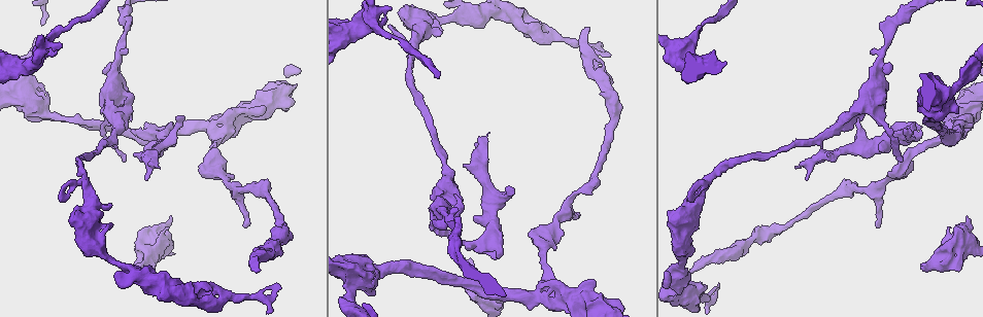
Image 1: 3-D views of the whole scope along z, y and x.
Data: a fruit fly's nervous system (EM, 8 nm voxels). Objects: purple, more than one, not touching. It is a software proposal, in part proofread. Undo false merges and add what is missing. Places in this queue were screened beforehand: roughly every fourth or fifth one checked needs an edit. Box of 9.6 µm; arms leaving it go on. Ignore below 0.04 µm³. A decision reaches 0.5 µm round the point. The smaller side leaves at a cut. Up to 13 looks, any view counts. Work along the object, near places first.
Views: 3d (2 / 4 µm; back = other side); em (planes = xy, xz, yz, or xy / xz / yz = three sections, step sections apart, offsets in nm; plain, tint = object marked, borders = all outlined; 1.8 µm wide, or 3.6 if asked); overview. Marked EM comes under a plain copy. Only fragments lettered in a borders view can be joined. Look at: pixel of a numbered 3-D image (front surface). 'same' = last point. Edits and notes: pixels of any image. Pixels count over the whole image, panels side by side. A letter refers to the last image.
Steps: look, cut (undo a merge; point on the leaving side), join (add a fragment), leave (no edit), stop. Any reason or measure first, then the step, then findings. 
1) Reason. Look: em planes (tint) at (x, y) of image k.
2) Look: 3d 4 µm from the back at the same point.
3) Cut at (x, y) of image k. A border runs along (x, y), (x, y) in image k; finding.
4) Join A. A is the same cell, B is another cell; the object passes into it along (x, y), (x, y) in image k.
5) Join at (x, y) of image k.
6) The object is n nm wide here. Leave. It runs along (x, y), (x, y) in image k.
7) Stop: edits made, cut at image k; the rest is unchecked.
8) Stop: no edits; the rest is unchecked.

Narrows sharply. Look: em planes (borders) at (112, 260) of image 1.

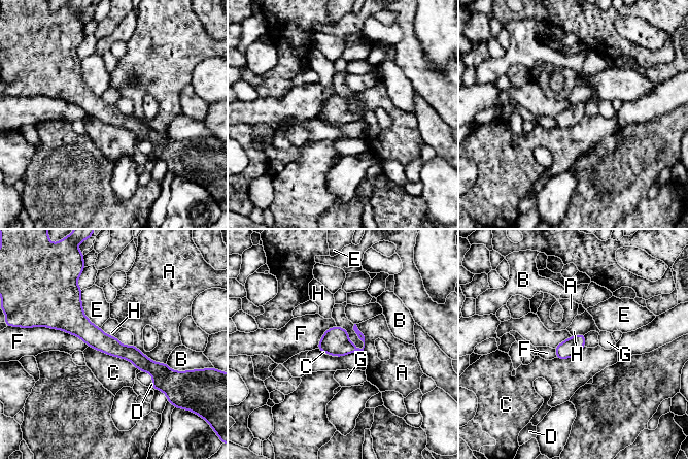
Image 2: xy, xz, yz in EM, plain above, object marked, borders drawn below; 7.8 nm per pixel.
Leave. A, B, C, D, E, F, G and H are other cells; it runs along (55, 323), (76, 323), (167, 372) in image 2; continuous, no second neuron.

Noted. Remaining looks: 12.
Thick turns thin. Look: em planes (tint) at (701, 28) of image 1.

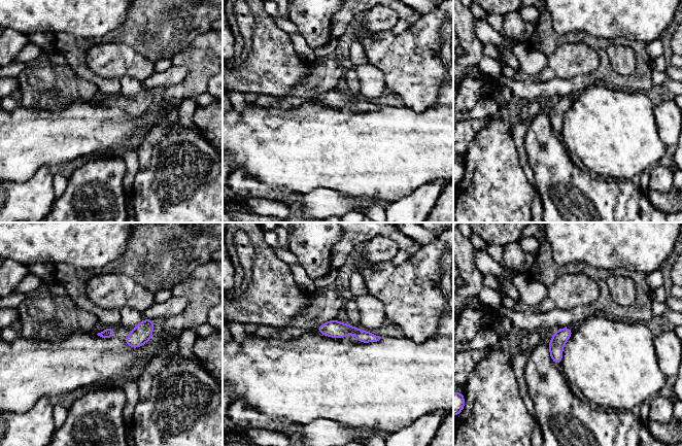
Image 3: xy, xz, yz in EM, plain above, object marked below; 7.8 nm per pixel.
Look: em planes (borders) at the same point.

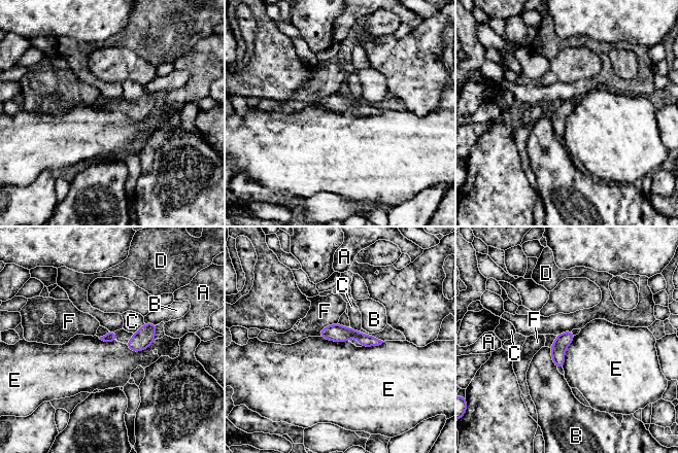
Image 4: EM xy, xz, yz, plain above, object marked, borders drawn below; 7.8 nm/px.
Leave. A, B, C, D, E and F are other cells; a border runs along (155, 340), (138, 351), (125, 344) in image 4; continuous, no second neuron.

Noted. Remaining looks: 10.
Branch stops here. Look: em planes (borders) at (134, 153) of image 1.

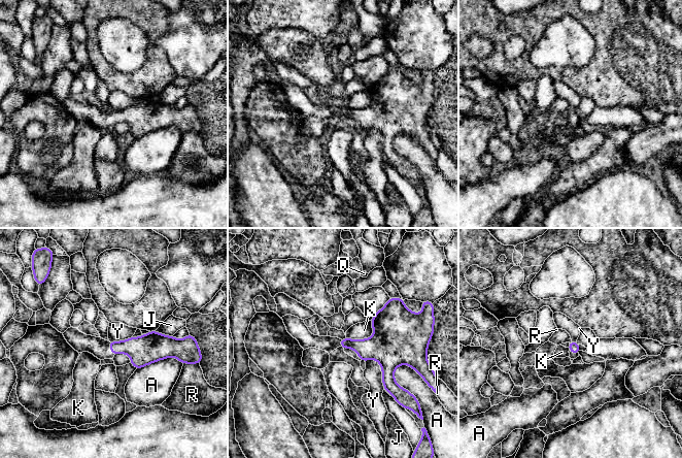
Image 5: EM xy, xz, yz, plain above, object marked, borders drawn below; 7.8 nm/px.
Leave. A, J, K, Q, R and Y are other cells; a border runs along (365, 360), (380, 365), (384, 389) in image 5; no lettered fragment goes on from it.

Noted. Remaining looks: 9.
A fork. Look: em planes (borders) at (872, 100) of image 1.

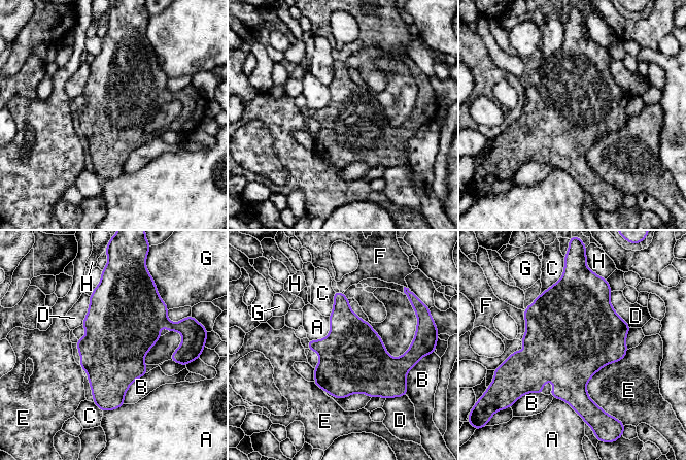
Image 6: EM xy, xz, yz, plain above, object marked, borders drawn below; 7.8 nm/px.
The object is 550 nm wide here. Leave. A, B, C, D, E, F, G and H are other cells; all the same neuron.

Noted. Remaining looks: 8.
Look: 3d 4 µm at (28, 105) of image 1.

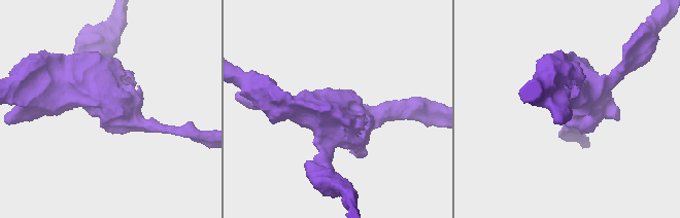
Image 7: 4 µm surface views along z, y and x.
Look: em 3.6 µm planes (borders) at (108, 104) of image 7.

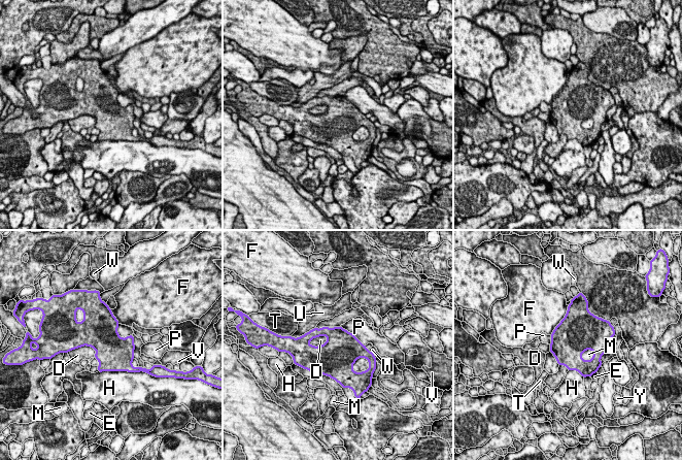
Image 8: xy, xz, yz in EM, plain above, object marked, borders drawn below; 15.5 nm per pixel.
The object is 550 nm wide here. Leave. D, E, F, H, M, P, T, U, V, W and Y are other cells; a border runs along (328, 337), (315, 336), (308, 343) in image 8; all the same neuron.

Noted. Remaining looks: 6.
Stop: no edits; the rest is unchecked.

